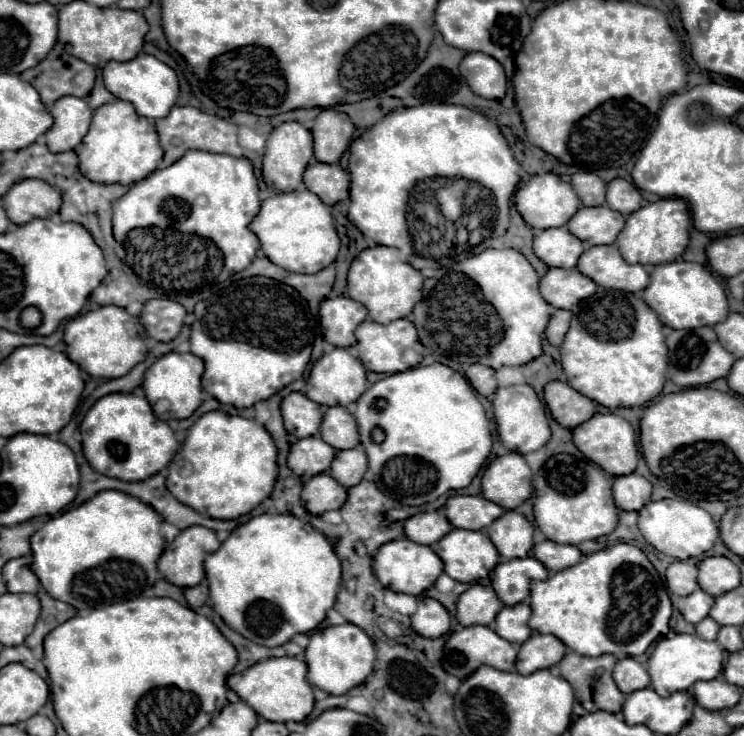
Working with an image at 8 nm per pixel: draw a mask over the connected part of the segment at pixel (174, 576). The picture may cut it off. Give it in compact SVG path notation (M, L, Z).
M207 527L183 529L159 559L159 571L177 587L195 587L203 581L203 559L219 549L221 541Z

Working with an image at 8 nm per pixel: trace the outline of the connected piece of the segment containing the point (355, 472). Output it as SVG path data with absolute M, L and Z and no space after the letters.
M357 445L355 449L335 453L335 461L331 463L329 475L343 487L353 487L363 479L365 471L367 471L365 449L363 445Z

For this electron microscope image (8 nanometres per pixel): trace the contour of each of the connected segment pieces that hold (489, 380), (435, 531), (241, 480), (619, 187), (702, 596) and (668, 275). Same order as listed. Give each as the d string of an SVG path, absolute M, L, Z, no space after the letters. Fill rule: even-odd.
M469 365L465 369L465 375L469 379L469 383L473 385L473 389L483 395L483 397L491 397L497 389L497 379L495 379L495 371L491 367L485 365Z
M441 511L419 513L405 521L405 535L421 545L431 545L439 541L439 537L445 537L451 529L451 523Z
M223 411L203 413L193 429L187 431L187 439L179 453L169 465L167 489L183 505L209 515L213 519L237 519L255 509L263 499L267 499L277 481L277 447L267 433L267 429L255 419L245 419L239 415L227 415Z
M613 179L607 185L607 207L629 215L641 207L641 193L633 183L625 179Z
M697 589L695 593L687 595L685 597L685 607L683 607L685 621L689 621L693 625L703 621L709 615L713 603L715 603L715 599L711 595L707 595L703 589Z
M671 261L655 265L651 273L651 283L643 291L643 301L659 315L661 323L671 329L697 329L705 325L717 325L727 319L727 295L717 283L713 273L699 265L687 261Z

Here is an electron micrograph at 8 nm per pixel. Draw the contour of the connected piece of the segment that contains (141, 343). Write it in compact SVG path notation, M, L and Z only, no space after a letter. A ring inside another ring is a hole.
M103 305L65 325L65 353L83 371L101 379L117 379L127 375L147 357L143 327L121 307Z

